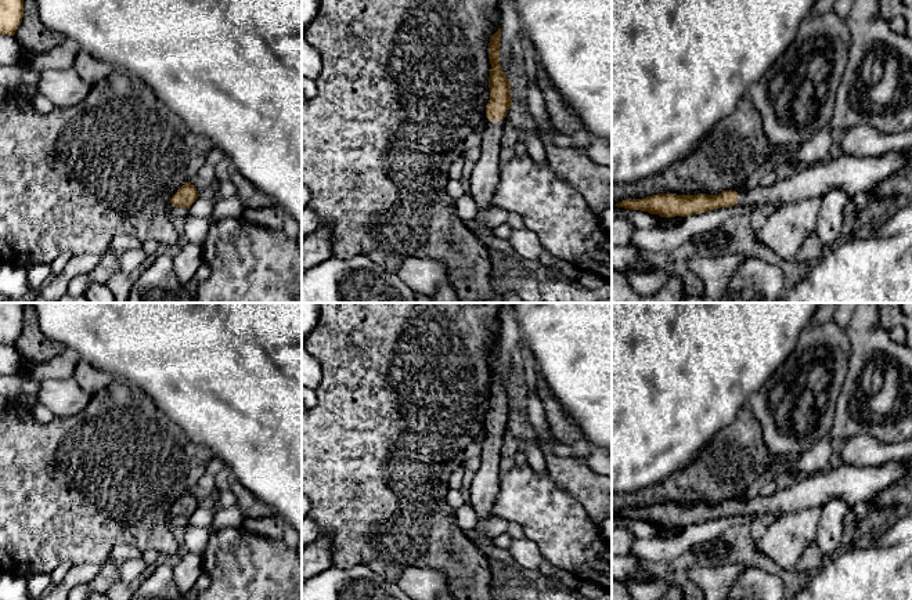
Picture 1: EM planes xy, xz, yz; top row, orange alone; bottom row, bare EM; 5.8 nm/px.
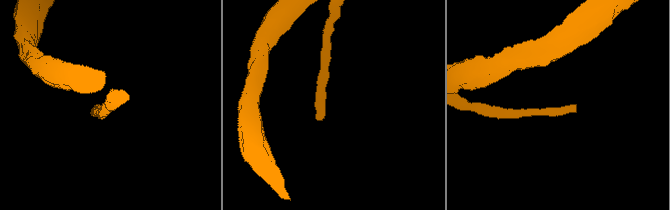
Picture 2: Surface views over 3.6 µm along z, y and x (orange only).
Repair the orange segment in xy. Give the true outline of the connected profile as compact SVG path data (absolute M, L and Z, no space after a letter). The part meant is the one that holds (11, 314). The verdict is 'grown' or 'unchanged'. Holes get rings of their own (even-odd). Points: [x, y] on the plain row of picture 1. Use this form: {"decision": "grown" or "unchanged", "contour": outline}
{"decision": "unchanged", "contour": "M0 303L0 344L14 346L24 326L24 303Z"}

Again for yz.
{"decision": "grown", "contour": "M893 460L880 466L839 465L815 474L794 480L783 489L769 496L729 499L718 505L677 505L657 503L642 509L628 509L616 513L617 517L648 521L660 527L688 527L720 517L751 513L756 516L799 512L808 507L823 507L830 500L840 499L847 506L869 502L882 491L890 488L906 473L905 460Z"}

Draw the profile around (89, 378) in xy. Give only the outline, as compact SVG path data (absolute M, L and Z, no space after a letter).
M80 359L72 376L77 384L93 395L112 390L118 386L113 375L97 369L84 359Z

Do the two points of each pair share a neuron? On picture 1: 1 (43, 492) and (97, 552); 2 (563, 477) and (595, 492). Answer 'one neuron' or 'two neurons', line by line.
1: one neuron
2: one neuron

